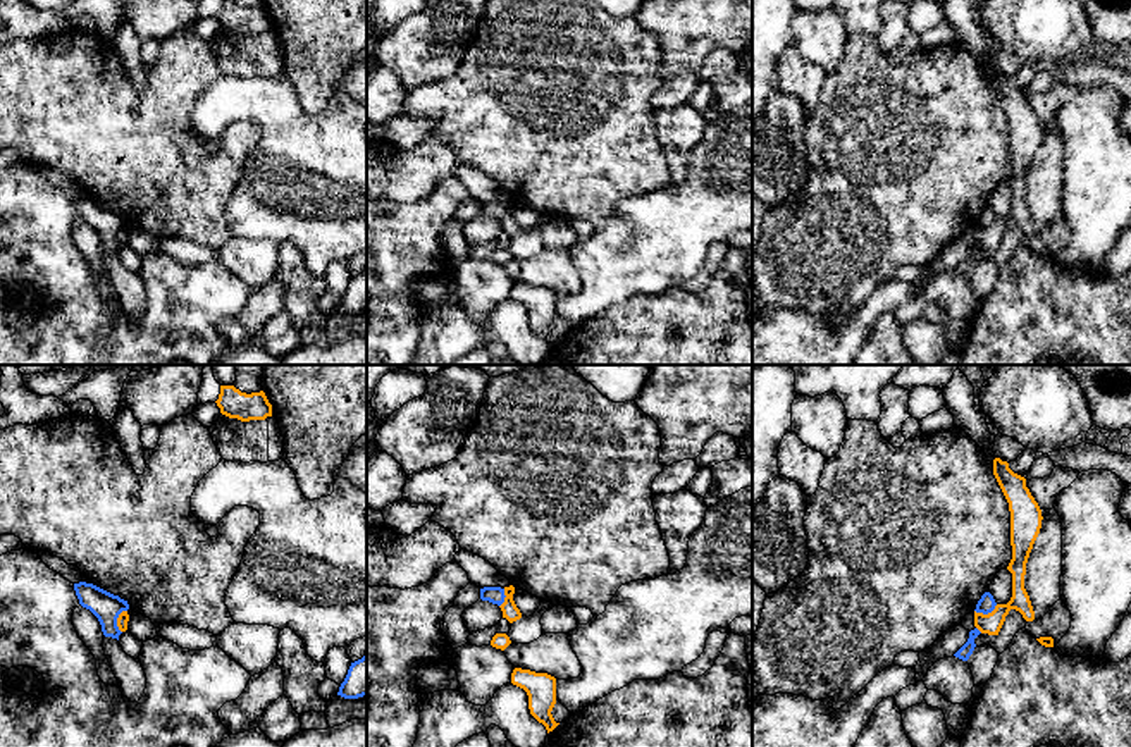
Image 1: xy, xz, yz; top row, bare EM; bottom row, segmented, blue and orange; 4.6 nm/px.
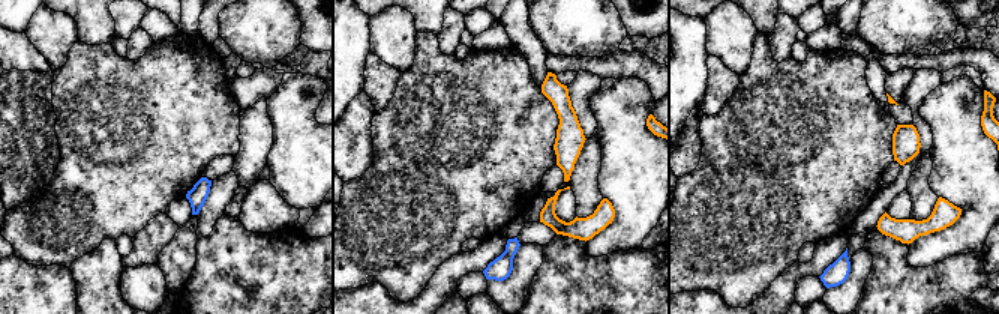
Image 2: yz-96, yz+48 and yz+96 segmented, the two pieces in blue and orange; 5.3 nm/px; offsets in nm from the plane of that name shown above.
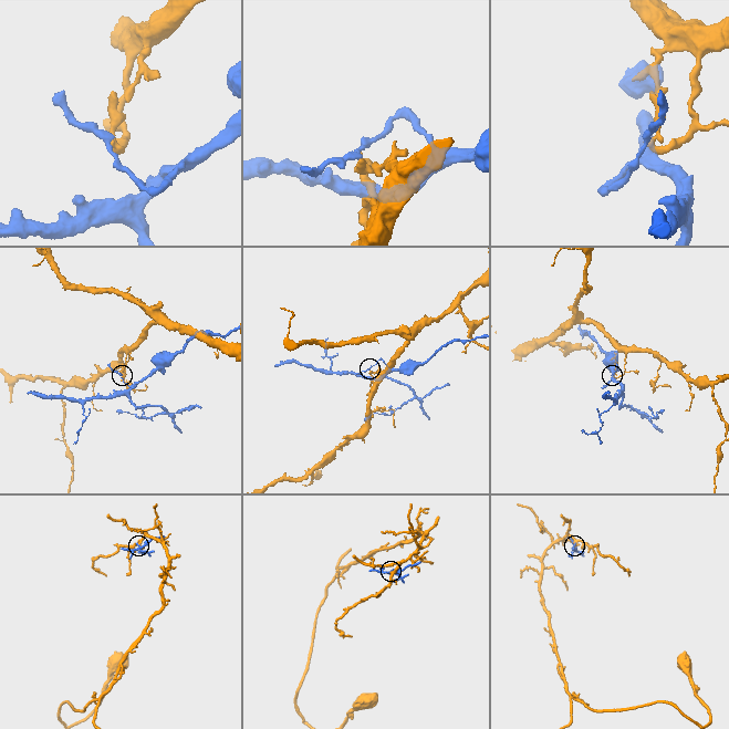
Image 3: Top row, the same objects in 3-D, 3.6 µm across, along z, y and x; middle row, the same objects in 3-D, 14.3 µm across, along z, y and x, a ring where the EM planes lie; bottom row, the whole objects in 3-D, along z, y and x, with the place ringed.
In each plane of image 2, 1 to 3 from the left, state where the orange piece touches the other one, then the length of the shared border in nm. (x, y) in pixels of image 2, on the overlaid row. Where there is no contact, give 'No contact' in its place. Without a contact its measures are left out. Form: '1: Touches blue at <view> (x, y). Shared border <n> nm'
1: No contact
2: No contact
3: No contact

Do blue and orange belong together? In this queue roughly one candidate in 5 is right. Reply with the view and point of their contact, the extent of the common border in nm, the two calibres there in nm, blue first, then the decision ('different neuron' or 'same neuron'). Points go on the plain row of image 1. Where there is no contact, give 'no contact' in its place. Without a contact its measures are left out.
xy (116, 234) | 110 nm | 140/50 nm | different neuron

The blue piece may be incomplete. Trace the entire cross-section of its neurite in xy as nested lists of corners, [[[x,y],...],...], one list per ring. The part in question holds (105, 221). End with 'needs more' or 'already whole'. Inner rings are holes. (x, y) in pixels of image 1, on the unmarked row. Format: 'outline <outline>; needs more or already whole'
outline [[[86,196],[74,198],[74,205],[79,219],[98,232],[103,250],[119,255],[117,232],[129,224],[127,215]]]; already whole

